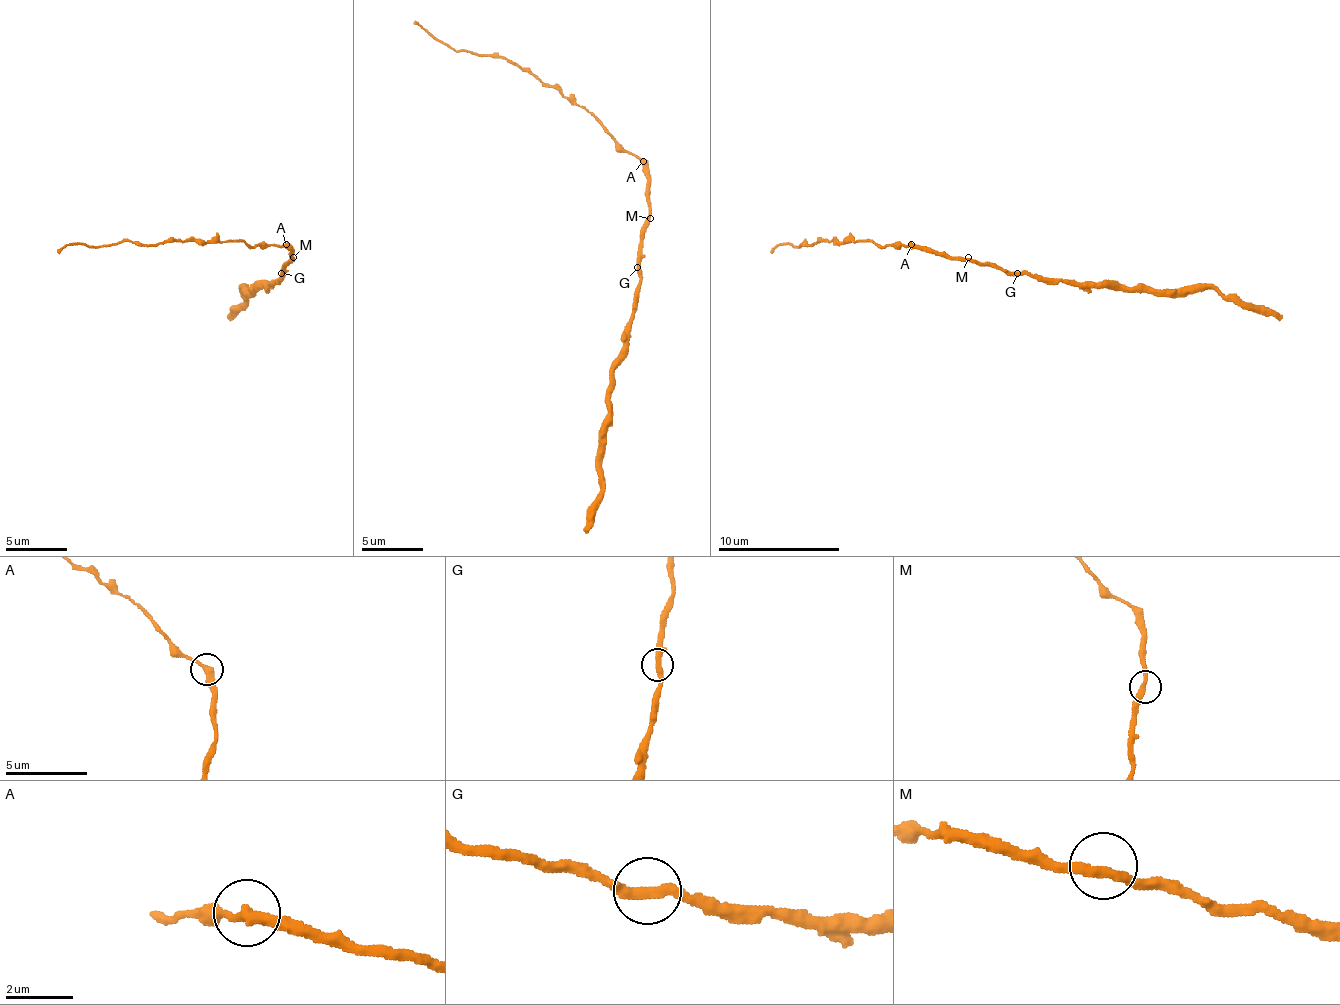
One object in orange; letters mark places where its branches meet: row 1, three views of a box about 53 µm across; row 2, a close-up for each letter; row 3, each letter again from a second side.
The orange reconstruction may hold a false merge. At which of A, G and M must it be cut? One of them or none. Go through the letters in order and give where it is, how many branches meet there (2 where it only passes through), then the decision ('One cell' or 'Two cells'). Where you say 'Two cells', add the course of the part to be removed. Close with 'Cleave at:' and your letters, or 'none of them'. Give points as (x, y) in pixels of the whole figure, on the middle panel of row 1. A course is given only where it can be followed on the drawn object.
A: Place: (643, 161). Branches: 2. Two cells. Course of the part to remove: (644, 160), (589, 111), (534, 75), (500, 56), (454, 50), (414, 20)
G: Place: (637, 267). Branches: 2. One cell
M: Place: (650, 218). Branches: 2. One cell
Cleave at: A

